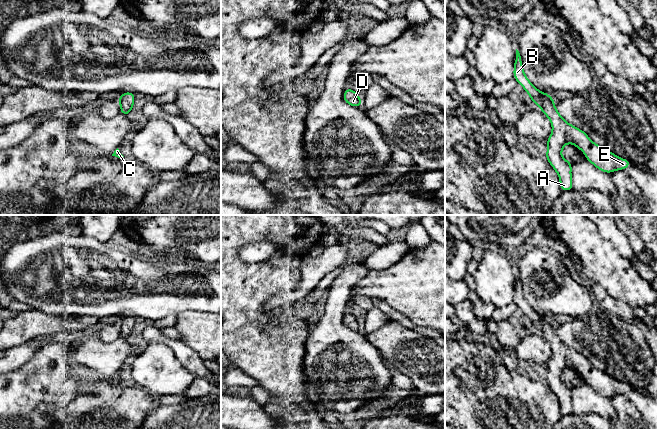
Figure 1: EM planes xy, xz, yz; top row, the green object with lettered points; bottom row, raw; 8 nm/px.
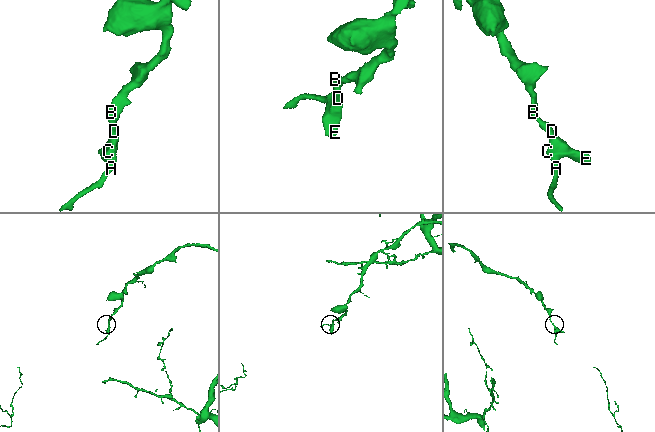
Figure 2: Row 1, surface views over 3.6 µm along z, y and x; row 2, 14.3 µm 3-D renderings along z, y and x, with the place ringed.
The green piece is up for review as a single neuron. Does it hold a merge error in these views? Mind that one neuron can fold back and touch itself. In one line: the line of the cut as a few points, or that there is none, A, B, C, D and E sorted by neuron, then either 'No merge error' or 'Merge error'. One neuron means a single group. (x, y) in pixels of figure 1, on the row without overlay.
No split. Groups: A B C D E. No merge error

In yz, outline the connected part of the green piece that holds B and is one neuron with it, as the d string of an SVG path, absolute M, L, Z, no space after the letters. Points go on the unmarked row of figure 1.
M516 273L513 301L530 319L531 325L536 327L552 348L552 357L547 364L546 383L552 389L560 402L562 415L573 414L571 392L572 387L561 380L565 368L572 367L585 377L587 385L605 397L626 393L632 387L622 383L612 376L598 370L591 365L587 358L567 347L555 332L555 325L550 318L543 317L536 313L523 296L522 283Z

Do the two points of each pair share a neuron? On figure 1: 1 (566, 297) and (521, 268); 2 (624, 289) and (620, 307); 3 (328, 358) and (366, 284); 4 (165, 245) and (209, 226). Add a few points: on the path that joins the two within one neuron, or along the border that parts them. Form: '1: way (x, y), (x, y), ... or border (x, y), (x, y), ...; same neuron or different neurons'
1: way (564, 282), (548, 265), (536, 265); same neuron
2: border (608, 295), (617, 300), (625, 301), (632, 308); different neurons
3: border (352, 288), (345, 311); different neurons
4: way (176, 234), (184, 226), (198, 226); same neuron

